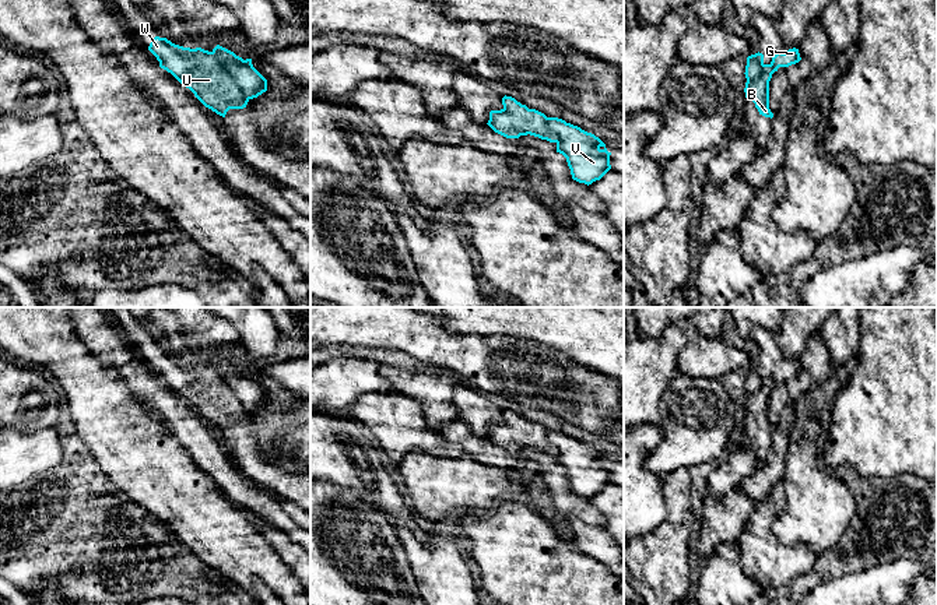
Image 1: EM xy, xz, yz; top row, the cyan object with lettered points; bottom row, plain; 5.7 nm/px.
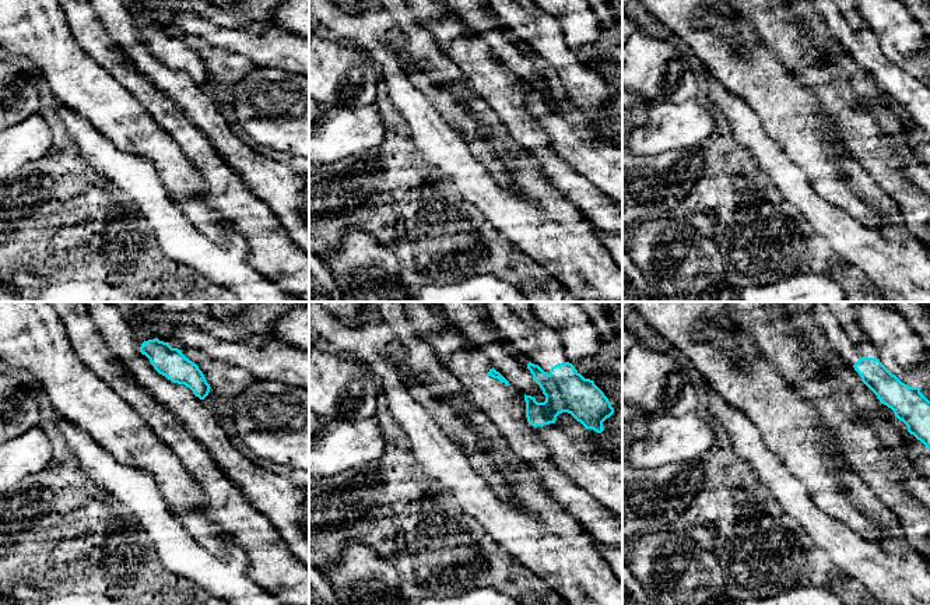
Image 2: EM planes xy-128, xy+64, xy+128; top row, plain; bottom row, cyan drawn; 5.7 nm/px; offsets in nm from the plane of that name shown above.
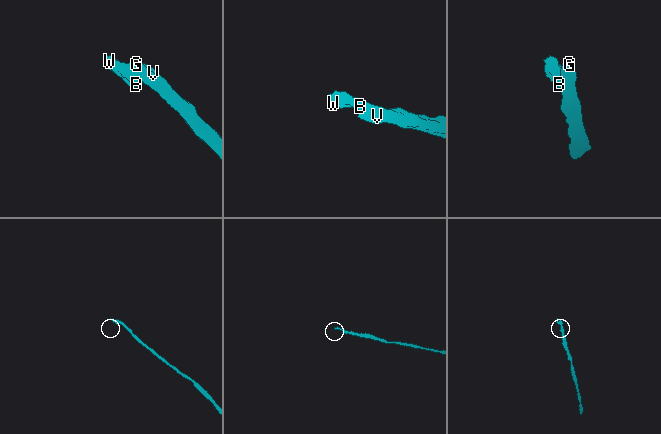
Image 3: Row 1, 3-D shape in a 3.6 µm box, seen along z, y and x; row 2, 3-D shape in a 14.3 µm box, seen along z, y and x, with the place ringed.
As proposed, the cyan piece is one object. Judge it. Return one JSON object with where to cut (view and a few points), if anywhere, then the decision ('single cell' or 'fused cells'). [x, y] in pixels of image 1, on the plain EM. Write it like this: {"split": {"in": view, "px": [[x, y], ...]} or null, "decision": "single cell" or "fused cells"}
{"split": {"in": "xy", "px": [[211, 365], [248, 412]]}, "decision": "fused cells"}

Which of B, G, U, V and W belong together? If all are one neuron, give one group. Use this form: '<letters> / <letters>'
B U W / G V

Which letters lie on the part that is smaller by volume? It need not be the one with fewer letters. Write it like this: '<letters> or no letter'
B, U, W

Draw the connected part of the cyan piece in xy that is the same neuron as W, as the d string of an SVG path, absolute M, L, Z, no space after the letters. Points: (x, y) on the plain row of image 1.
M152 351L148 363L159 380L171 386L208 422L225 430L229 422L246 421L249 412L213 365L190 362L166 351Z

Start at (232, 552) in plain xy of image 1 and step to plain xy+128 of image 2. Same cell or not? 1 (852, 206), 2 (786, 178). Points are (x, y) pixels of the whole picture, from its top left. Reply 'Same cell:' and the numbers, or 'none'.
Same cell: 2

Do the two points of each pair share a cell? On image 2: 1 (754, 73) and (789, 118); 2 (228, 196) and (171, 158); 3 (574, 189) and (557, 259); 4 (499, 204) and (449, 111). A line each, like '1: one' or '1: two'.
1: one
2: two
3: two
4: two

